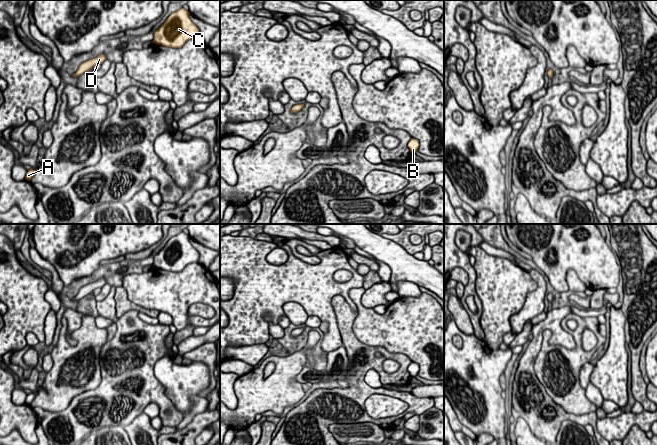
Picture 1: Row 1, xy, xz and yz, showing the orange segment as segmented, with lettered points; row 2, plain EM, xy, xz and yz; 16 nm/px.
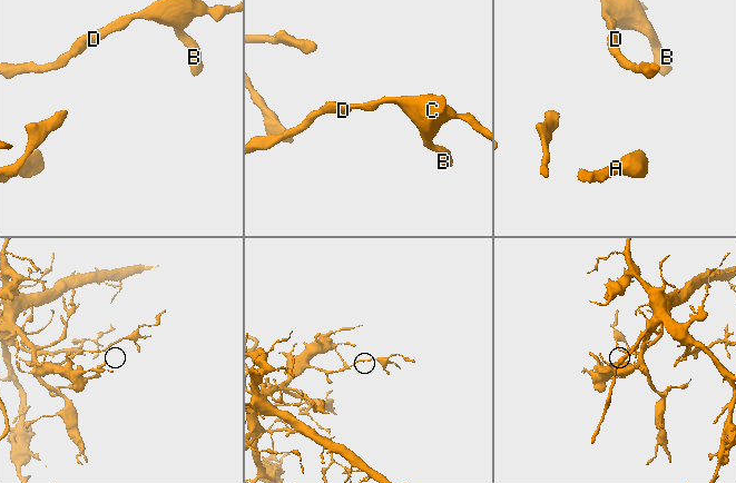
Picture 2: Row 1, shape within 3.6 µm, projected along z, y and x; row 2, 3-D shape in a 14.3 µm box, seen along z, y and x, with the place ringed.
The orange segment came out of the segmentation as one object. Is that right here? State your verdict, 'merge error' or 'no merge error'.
merge error

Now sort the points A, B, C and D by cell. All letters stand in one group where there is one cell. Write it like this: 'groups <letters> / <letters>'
groups A / B C D

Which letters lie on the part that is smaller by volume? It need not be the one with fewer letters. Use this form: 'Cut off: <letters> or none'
Cut off: B, C, D

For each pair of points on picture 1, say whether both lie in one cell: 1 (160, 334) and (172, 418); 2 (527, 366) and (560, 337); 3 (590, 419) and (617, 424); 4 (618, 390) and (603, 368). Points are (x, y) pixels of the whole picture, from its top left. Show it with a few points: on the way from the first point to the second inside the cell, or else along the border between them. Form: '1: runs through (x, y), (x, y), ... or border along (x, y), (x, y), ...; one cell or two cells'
1: runs through (146, 355), (146, 384), (159, 397); one cell
2: runs through (532, 352), (537, 333), (544, 326), (547, 326); one cell
3: border along (597, 418), (597, 431), (600, 434); two cells
4: runs through (613, 385), (608, 373); one cell

